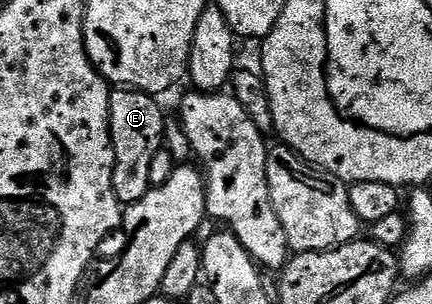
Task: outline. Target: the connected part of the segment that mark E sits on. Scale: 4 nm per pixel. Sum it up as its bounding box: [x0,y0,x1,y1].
[109,88,167,204]

